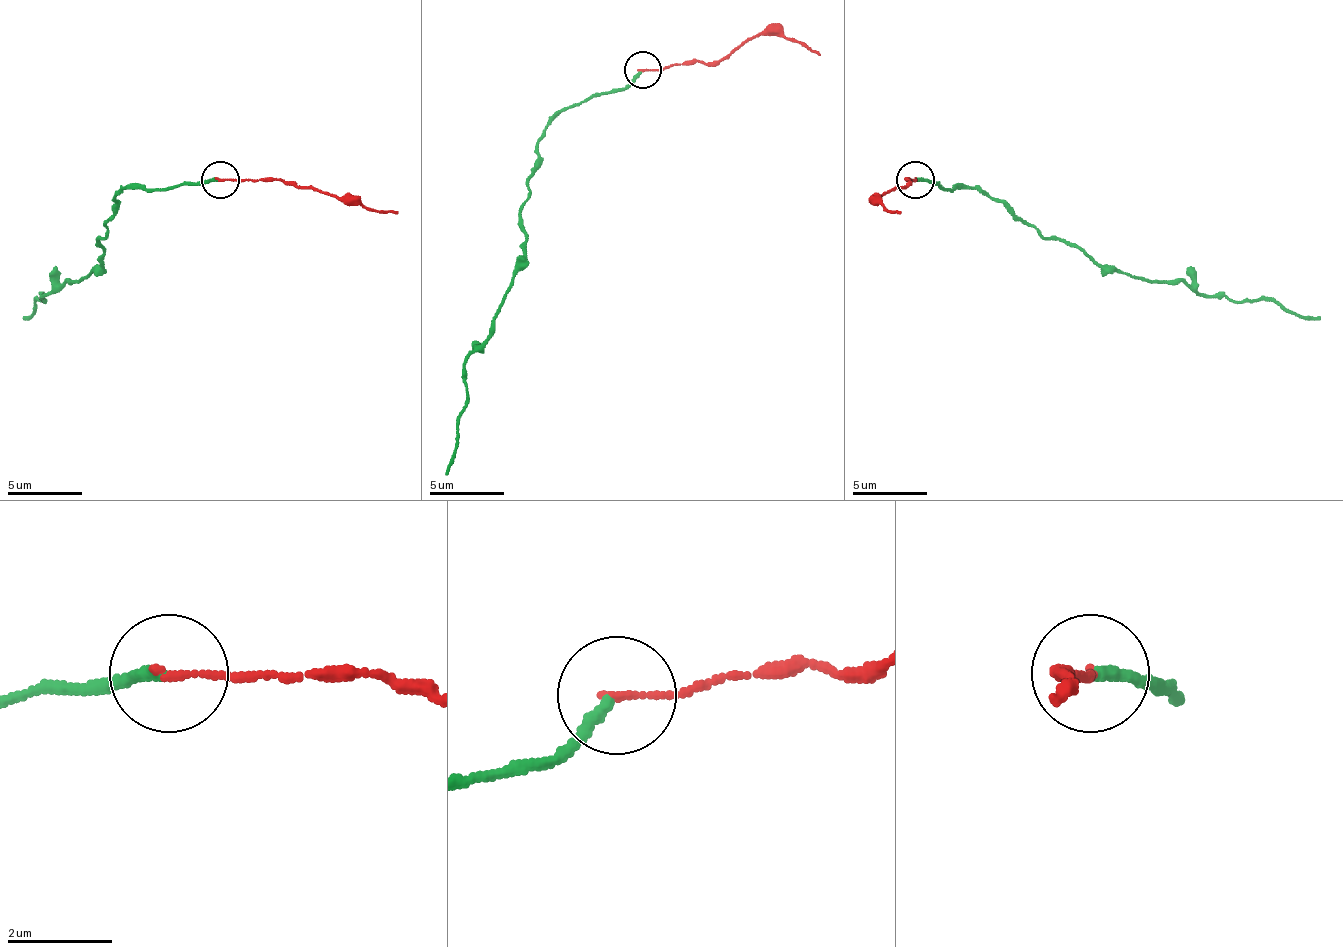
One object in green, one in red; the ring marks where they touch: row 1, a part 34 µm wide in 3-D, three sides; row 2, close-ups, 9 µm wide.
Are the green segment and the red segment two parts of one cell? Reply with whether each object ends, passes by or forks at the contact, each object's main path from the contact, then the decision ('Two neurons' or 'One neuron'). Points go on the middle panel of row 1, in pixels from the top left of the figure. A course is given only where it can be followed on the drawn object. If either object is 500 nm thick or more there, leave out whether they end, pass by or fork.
At the ring green ends. At the ring red ends. Course of green: (641, 69), (623, 88), (563, 106), (537, 144), (522, 256), (492, 335), (465, 361), (462, 417), (447, 473). Course of red: (641, 69), (716, 61), (757, 35), (780, 35), (821, 54). Two neurons

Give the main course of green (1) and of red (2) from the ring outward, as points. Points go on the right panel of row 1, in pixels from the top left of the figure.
1: (914, 178), (982, 190), (1045, 238), (1075, 242), (1101, 264), (1180, 279), (1206, 298), (1262, 298), (1319, 321)
2: (914, 178), (881, 197), (888, 208), (899, 212)

